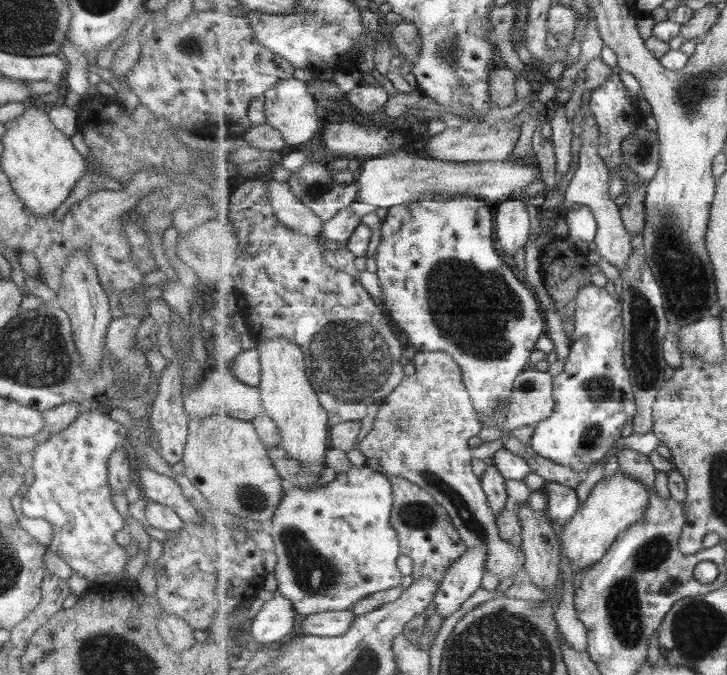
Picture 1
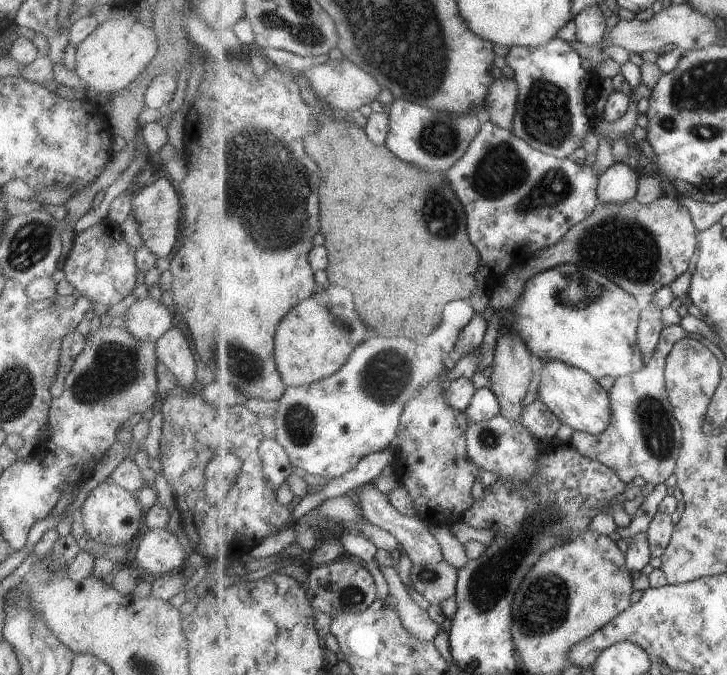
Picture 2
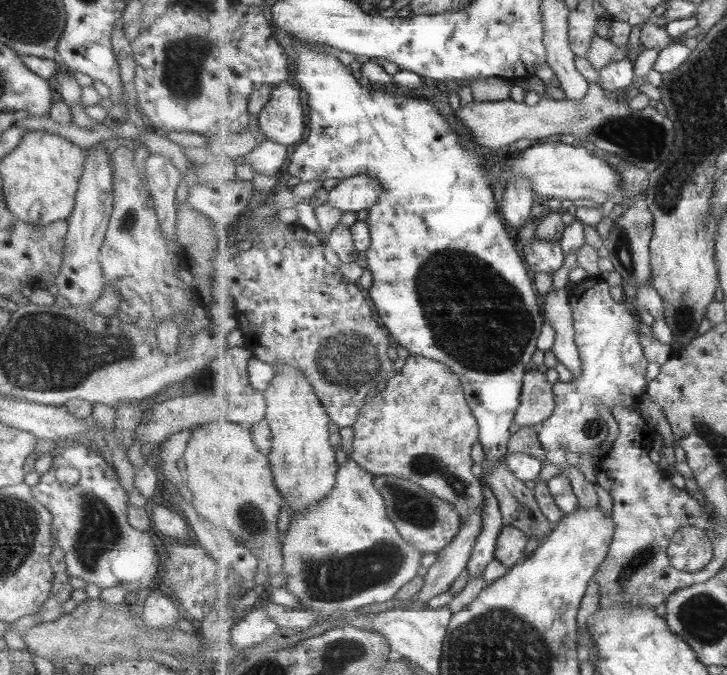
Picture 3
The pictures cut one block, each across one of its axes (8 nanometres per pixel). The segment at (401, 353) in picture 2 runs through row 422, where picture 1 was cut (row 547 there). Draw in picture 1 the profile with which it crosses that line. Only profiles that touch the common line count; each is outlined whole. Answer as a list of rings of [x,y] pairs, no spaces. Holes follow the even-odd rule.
[[[354,466],[349,472],[339,473],[334,481],[318,490],[286,485],[284,499],[270,523],[277,556],[273,573],[278,580],[278,589],[292,600],[300,617],[325,611],[352,610],[358,600],[401,584],[404,576],[399,570],[398,558],[402,552],[398,532],[392,525],[393,505],[394,492],[388,476],[366,466]]]

